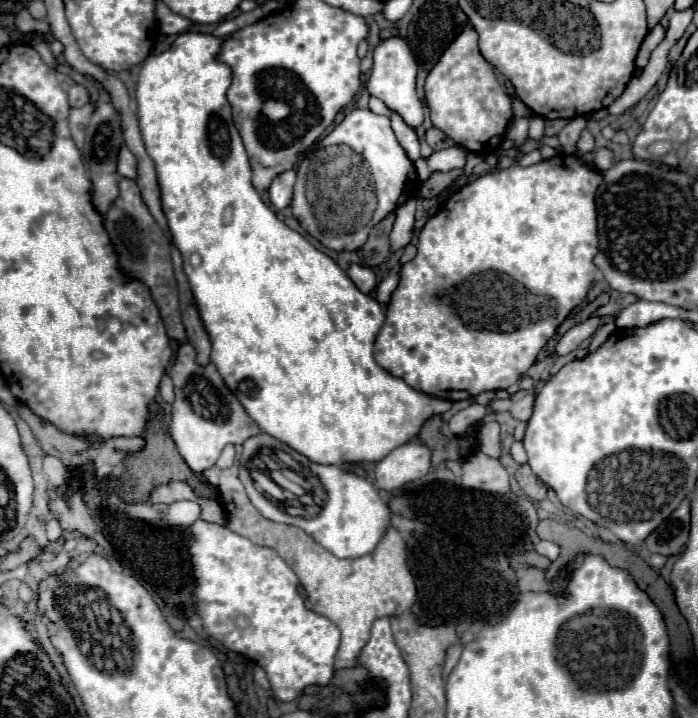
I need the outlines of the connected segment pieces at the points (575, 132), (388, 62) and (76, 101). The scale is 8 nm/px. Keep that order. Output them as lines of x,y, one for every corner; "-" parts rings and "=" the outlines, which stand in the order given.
575,117
571,119
563,131
559,133
559,143
563,147
565,153
571,153
571,155
579,155
577,151
577,141
579,141
579,133
587,127
587,117
=
391,37
387,41
383,41
373,55
373,69
367,81
367,91
381,99
387,109
391,109
393,113
401,115
403,121
409,127
419,127
423,123
423,105
417,97
416,77
418,72
418,62
410,49
408,43
399,39
399,37
=
71,85
67,93
69,93
69,105
71,107
83,107
89,103
89,93
81,85

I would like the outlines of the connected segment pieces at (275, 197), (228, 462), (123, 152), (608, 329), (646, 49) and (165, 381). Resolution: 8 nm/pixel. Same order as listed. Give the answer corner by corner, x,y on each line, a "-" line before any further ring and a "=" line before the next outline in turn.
285,171
273,179
269,187
269,199
277,211
283,211
291,203
293,185
295,185
295,171
=
229,445
229,447
225,447
225,451
221,453
221,457
217,459
217,465
215,465
215,467
227,469
227,467
233,465
233,461
235,461
235,449
233,449
233,445
=
125,145
119,149
117,173
119,173
121,177
127,177
127,179
135,179
135,177
137,177
137,159
133,157
133,153
131,153
=
609,321
609,323
605,323
605,325
601,325
599,329
597,329
597,333
593,335
593,339
591,339
591,343
589,343
589,351
595,351
597,347
601,347
601,343
611,335
615,331
615,321
=
657,25
657,27
645,37
645,41
643,41
641,49
639,49
639,55
637,55
637,69
643,69
643,67
647,65
651,51
663,41
663,37
665,37
665,27
663,27
663,25
=
165,373
165,375
163,375
163,379
161,379
159,393
161,393
161,397
163,397
167,403
171,403
171,401
173,401
173,383
171,383
171,377
169,377
167,373

